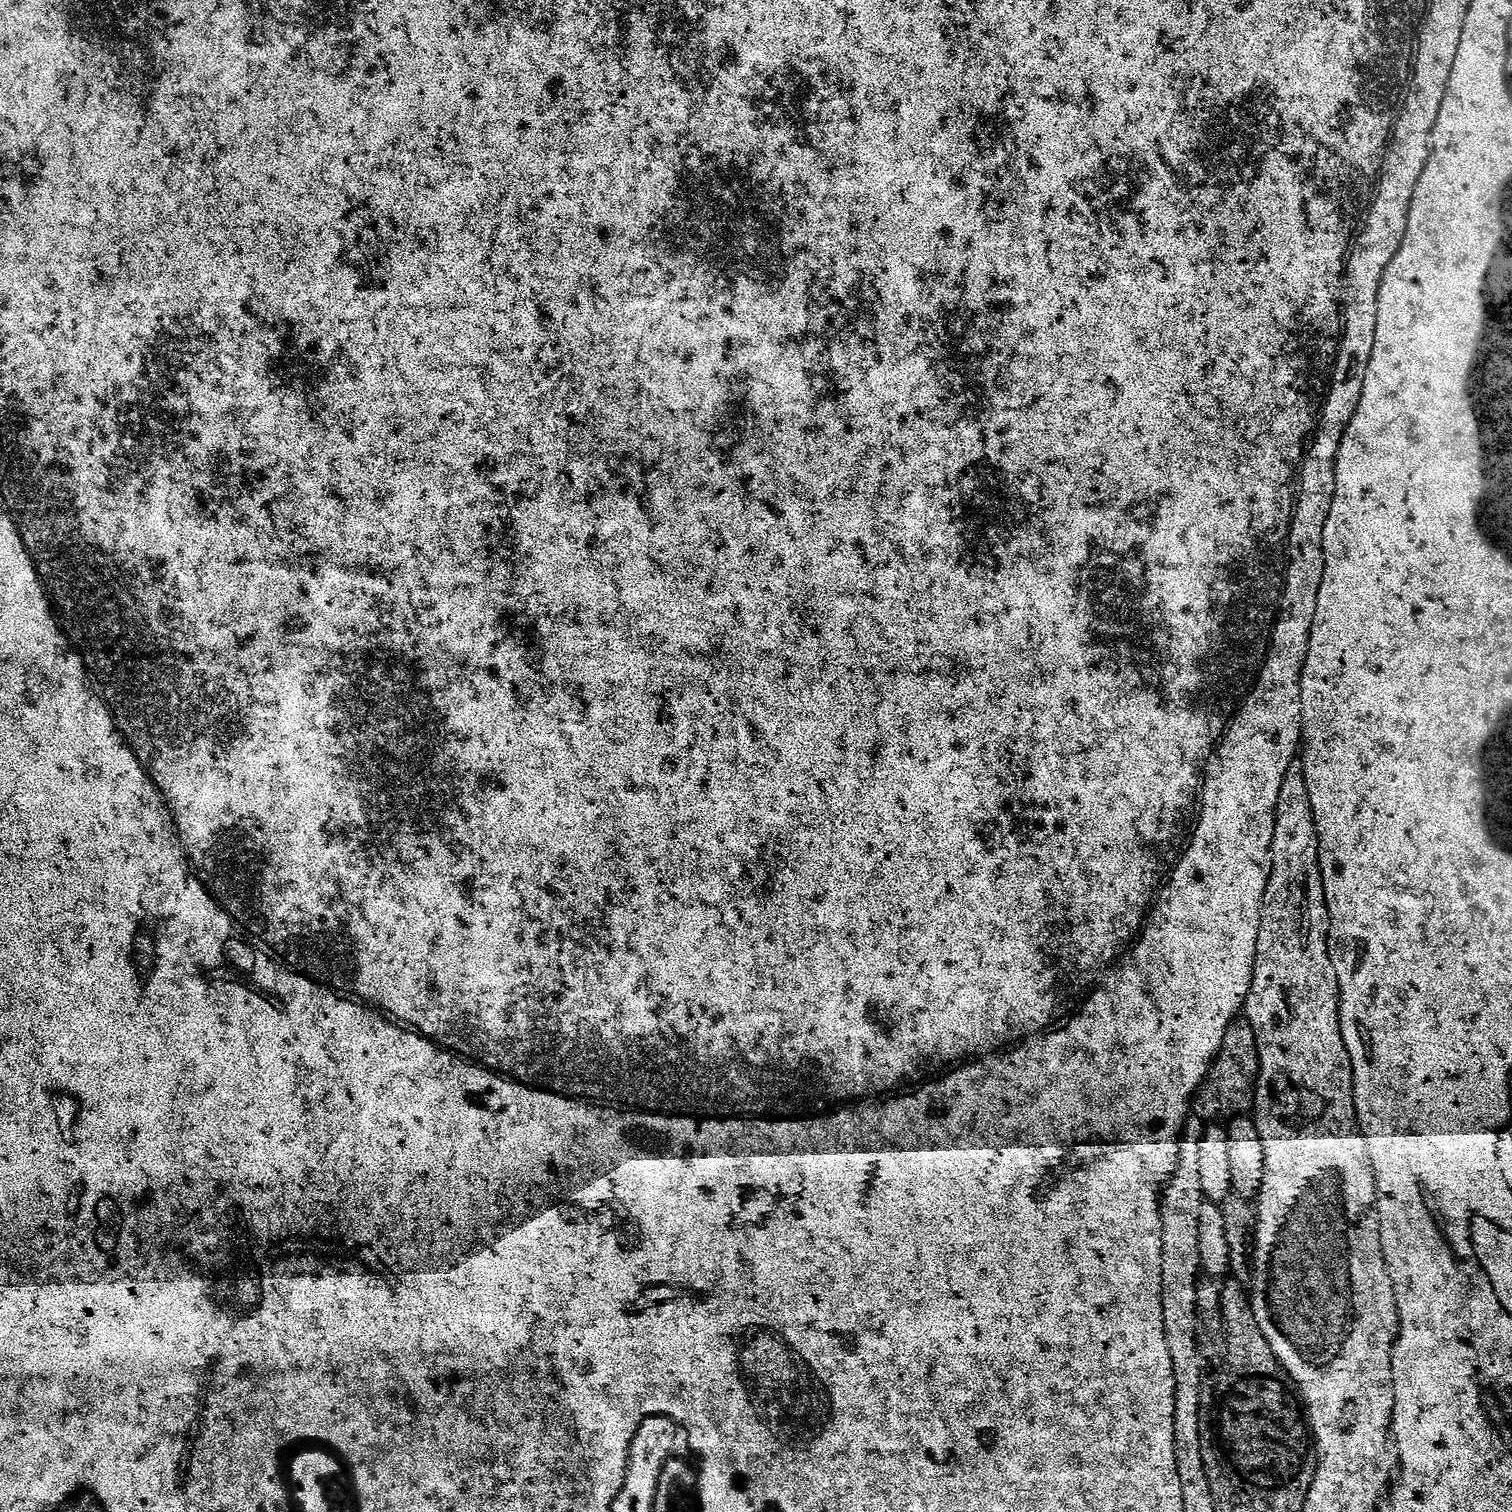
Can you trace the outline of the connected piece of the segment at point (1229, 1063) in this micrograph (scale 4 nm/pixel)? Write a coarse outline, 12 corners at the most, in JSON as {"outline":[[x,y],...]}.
{"outline":[[1247,1018],[1226,1030],[1192,1097],[1200,1122],[1254,1108],[1260,1059]]}

